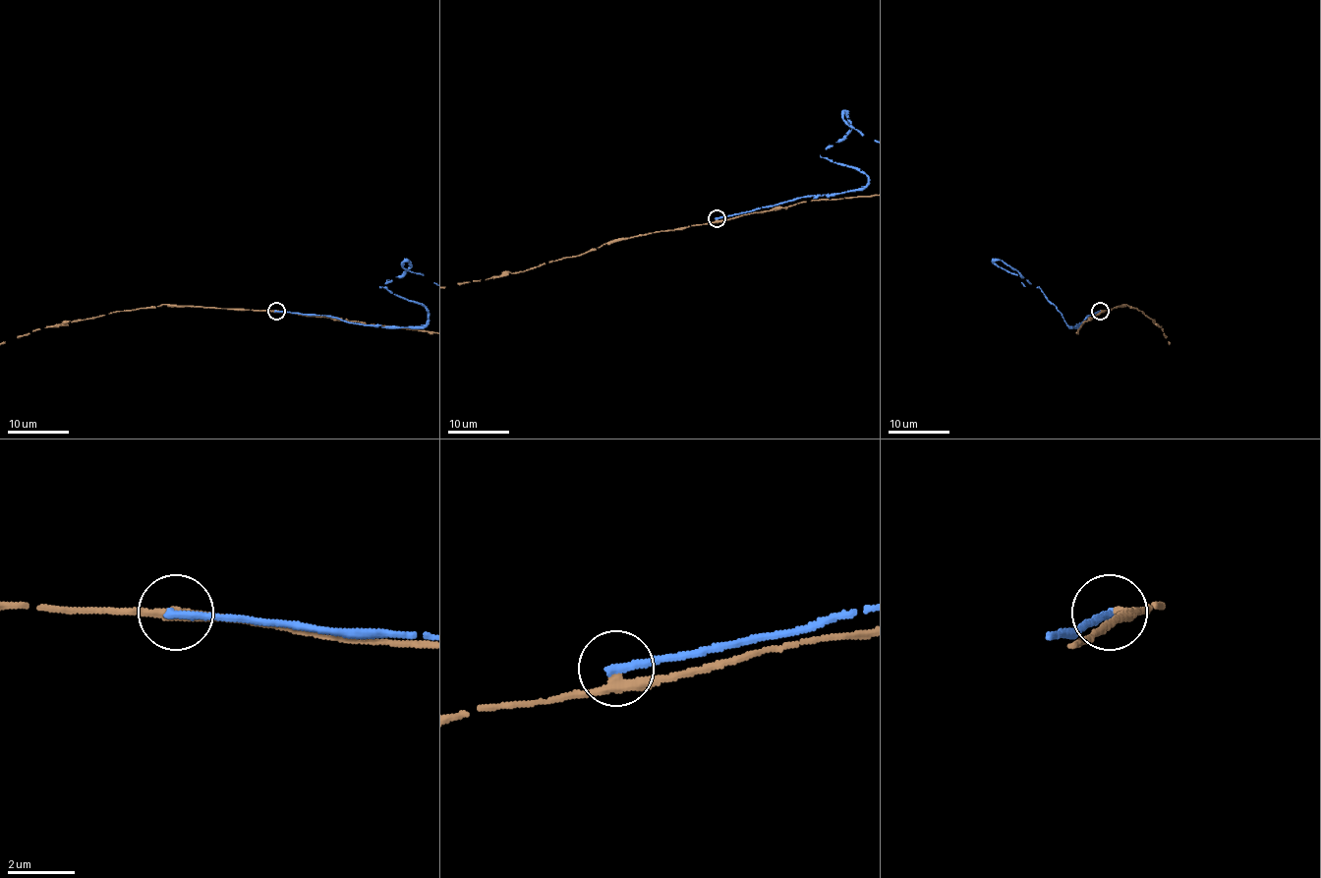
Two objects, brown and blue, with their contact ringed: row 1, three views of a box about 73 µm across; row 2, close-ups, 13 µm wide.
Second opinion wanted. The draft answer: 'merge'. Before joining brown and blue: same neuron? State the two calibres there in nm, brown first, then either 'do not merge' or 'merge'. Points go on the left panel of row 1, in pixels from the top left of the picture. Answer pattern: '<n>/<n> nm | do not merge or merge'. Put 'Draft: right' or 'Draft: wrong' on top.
Draft: wrong
300/280 nm | do not merge

